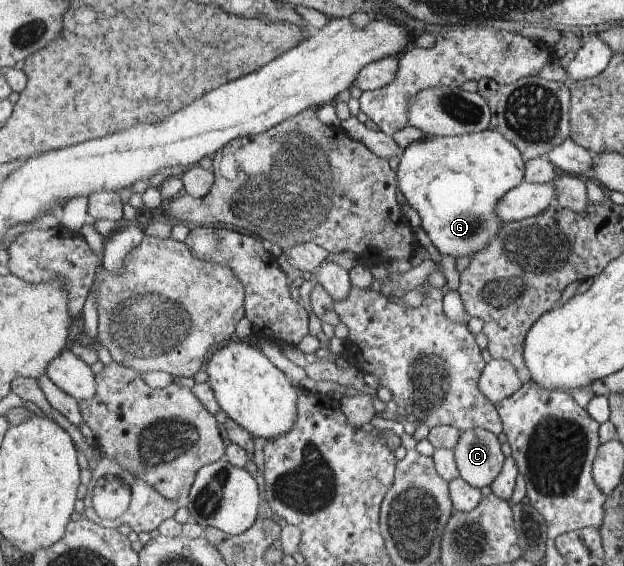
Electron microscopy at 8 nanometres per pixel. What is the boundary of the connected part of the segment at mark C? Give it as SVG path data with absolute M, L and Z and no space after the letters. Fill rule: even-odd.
M471 429L471 431L463 431L461 439L454 452L456 453L457 467L461 472L461 476L467 483L471 483L473 487L481 489L491 485L491 481L502 469L503 453L499 451L499 443L495 439L495 434L487 429Z

